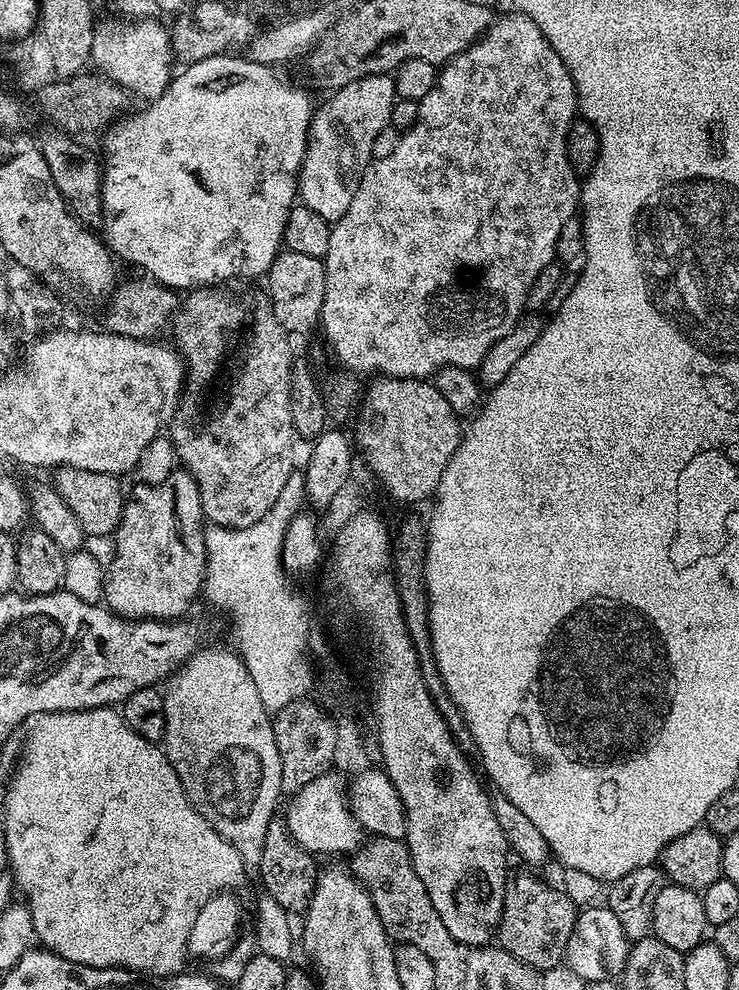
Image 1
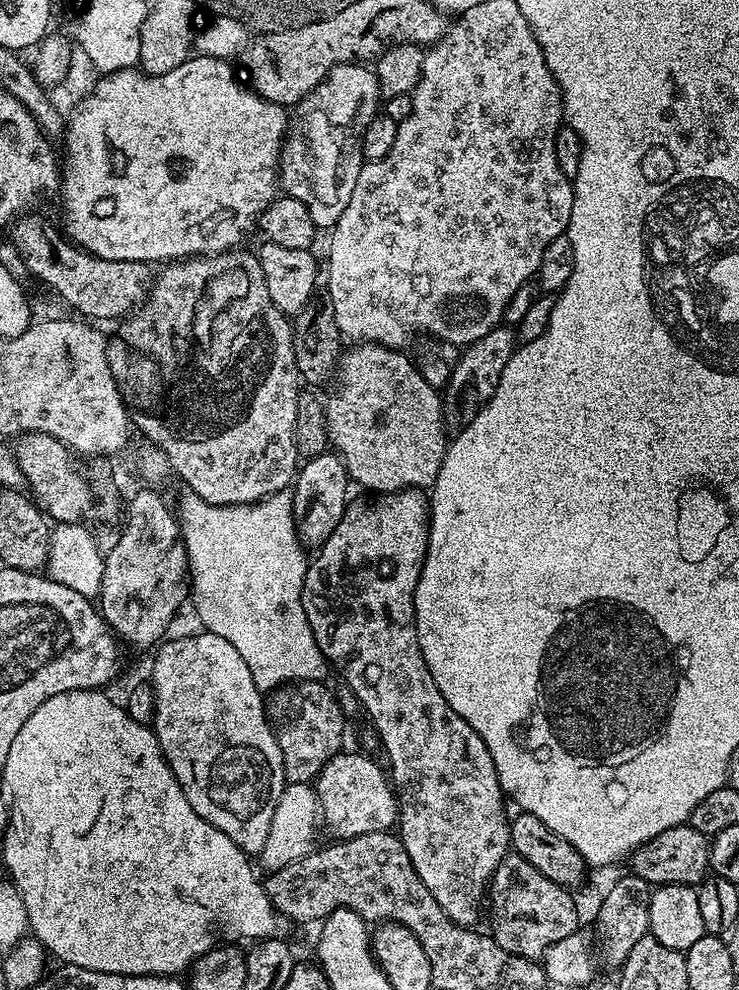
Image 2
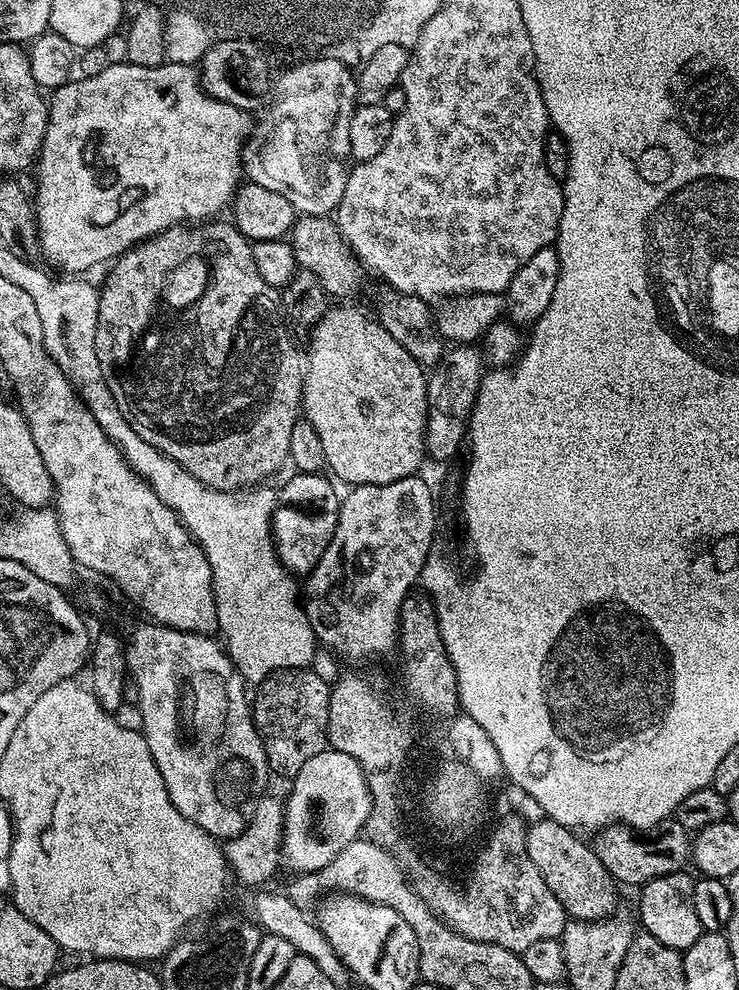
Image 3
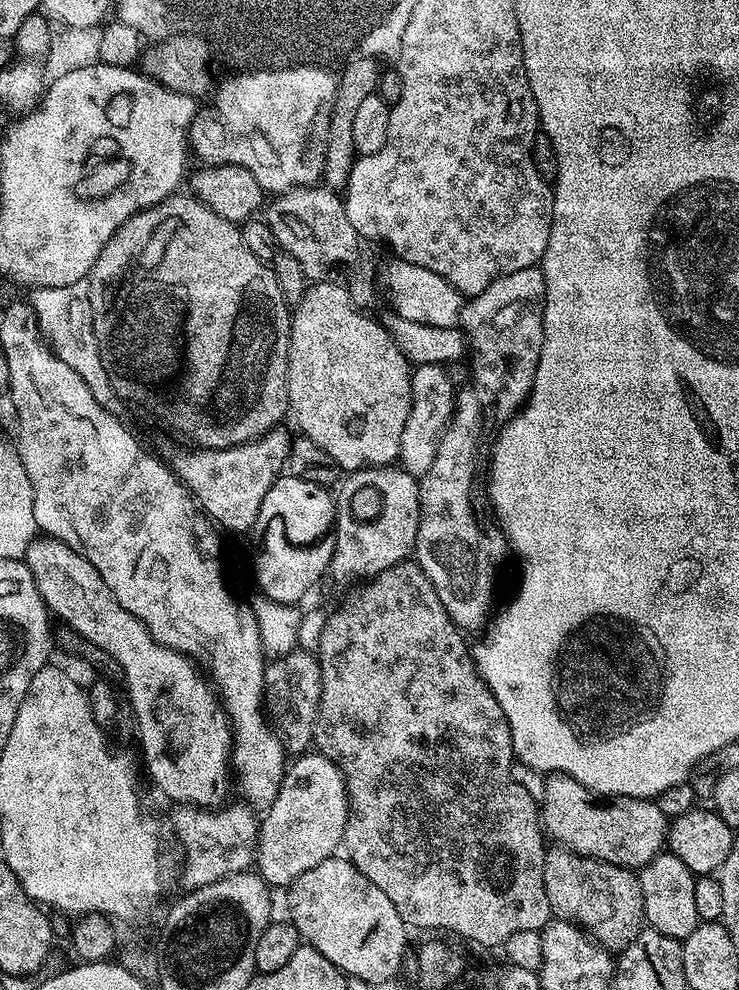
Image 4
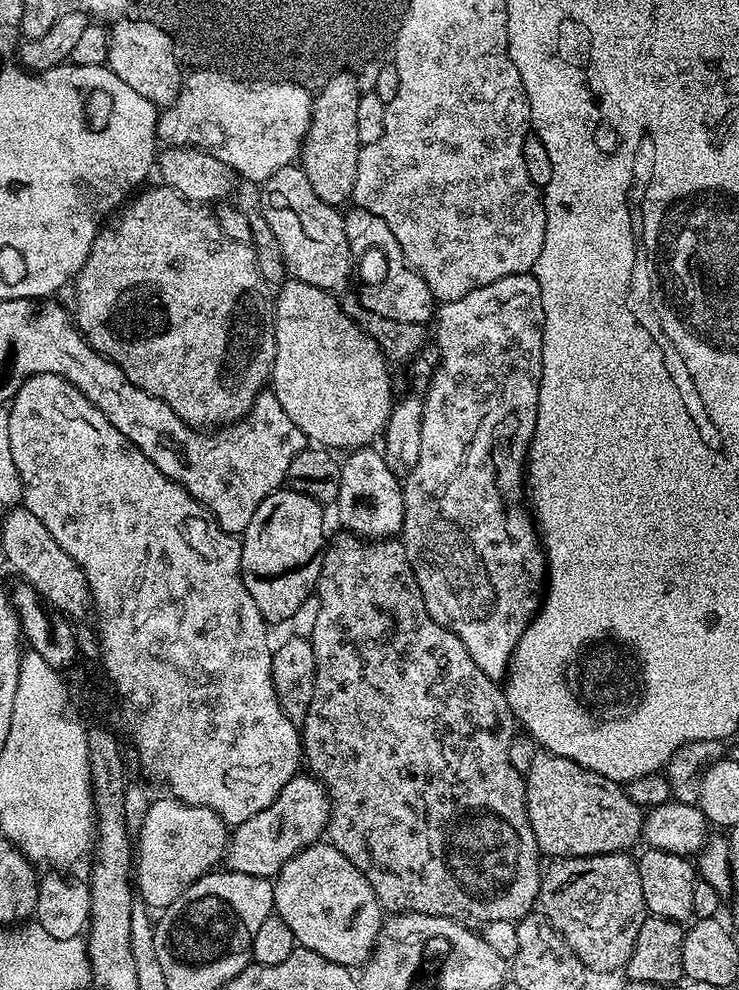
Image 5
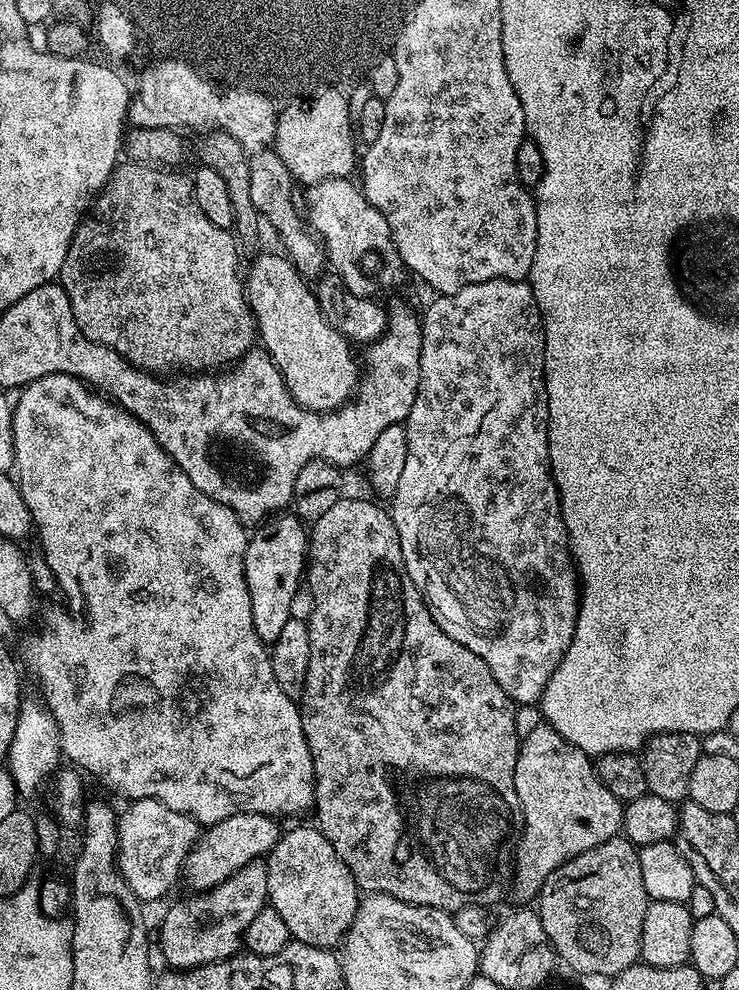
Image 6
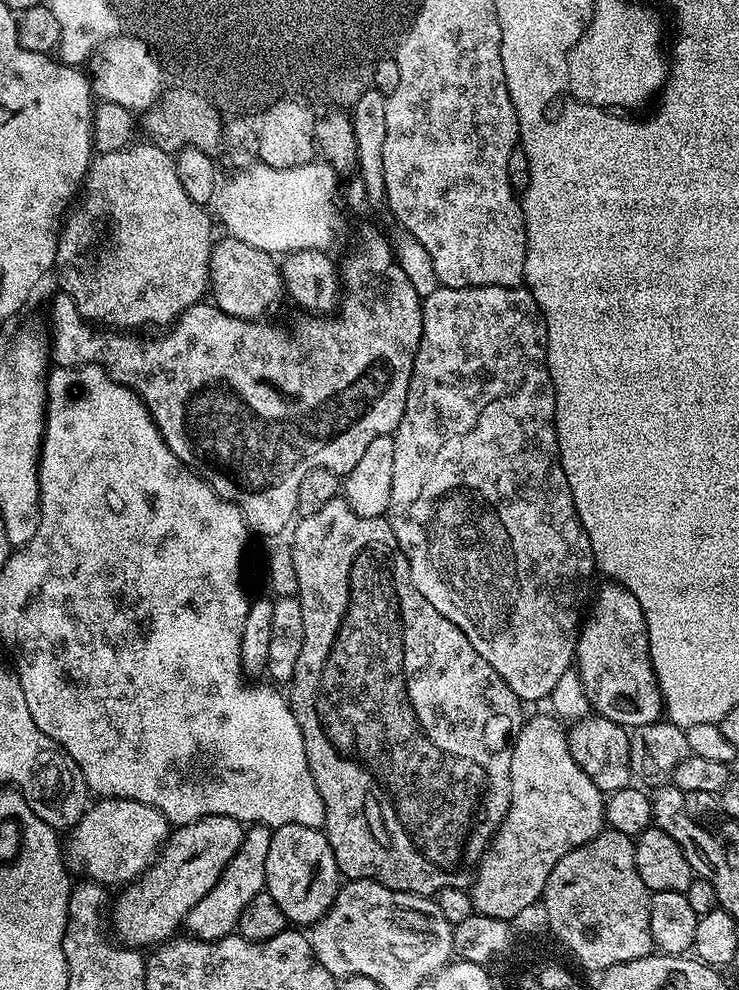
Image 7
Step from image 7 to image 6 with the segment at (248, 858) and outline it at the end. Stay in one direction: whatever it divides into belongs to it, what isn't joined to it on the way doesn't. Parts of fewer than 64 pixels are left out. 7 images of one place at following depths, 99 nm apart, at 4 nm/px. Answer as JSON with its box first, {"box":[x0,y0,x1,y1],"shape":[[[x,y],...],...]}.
{"box":[160,859,268,970],"shape":[[[263,859],[250,862],[226,882],[208,892],[188,894],[164,916],[160,924],[160,952],[167,967],[187,970],[228,960],[241,951],[246,926],[268,904],[268,865]]]}

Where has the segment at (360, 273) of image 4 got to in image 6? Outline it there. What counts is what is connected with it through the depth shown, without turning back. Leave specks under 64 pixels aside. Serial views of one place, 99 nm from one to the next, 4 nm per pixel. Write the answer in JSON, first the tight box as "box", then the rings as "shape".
{"box":[248,147,326,278],"shape":[[[271,147],[261,148],[251,153],[248,161],[250,166],[250,194],[256,203],[256,211],[280,235],[284,243],[283,251],[286,253],[293,266],[305,278],[316,278],[325,271],[326,255],[323,243],[300,221],[296,213],[296,188],[297,181],[293,180],[290,170],[278,158],[278,154]]]}

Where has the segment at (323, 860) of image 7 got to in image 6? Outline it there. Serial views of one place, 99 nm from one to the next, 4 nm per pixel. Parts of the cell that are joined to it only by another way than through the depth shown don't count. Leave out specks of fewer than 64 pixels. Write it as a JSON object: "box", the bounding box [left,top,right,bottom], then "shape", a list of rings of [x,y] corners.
{"box":[268,827,362,949],"shape":[[[319,827],[292,828],[281,835],[276,847],[268,853],[268,904],[282,914],[286,930],[290,930],[293,941],[309,944],[315,948],[335,949],[343,941],[348,927],[354,922],[362,893],[357,888],[346,862],[338,858],[334,846],[321,834]]]}

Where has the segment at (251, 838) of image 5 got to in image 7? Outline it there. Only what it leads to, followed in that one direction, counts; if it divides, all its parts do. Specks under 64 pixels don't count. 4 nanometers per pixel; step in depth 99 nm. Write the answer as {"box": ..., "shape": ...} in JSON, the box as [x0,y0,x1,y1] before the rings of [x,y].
{"box":[110,816,245,950],"shape":[[[204,816],[192,824],[179,825],[169,835],[160,855],[152,861],[152,865],[143,872],[131,884],[125,884],[119,889],[120,897],[115,897],[110,908],[110,924],[117,928],[114,936],[119,943],[137,950],[147,949],[147,944],[159,946],[177,935],[176,927],[179,929],[184,920],[214,890],[222,870],[236,854],[244,842],[245,825],[229,816]]]}

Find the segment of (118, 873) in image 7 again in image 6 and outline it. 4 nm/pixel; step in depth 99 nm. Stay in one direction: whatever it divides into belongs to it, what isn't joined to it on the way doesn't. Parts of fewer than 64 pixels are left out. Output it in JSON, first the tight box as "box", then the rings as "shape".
{"box":[118,800,202,902],"shape":[[[134,800],[118,819],[118,867],[130,890],[142,902],[160,900],[181,879],[188,855],[202,835],[201,825],[157,800]]]}

